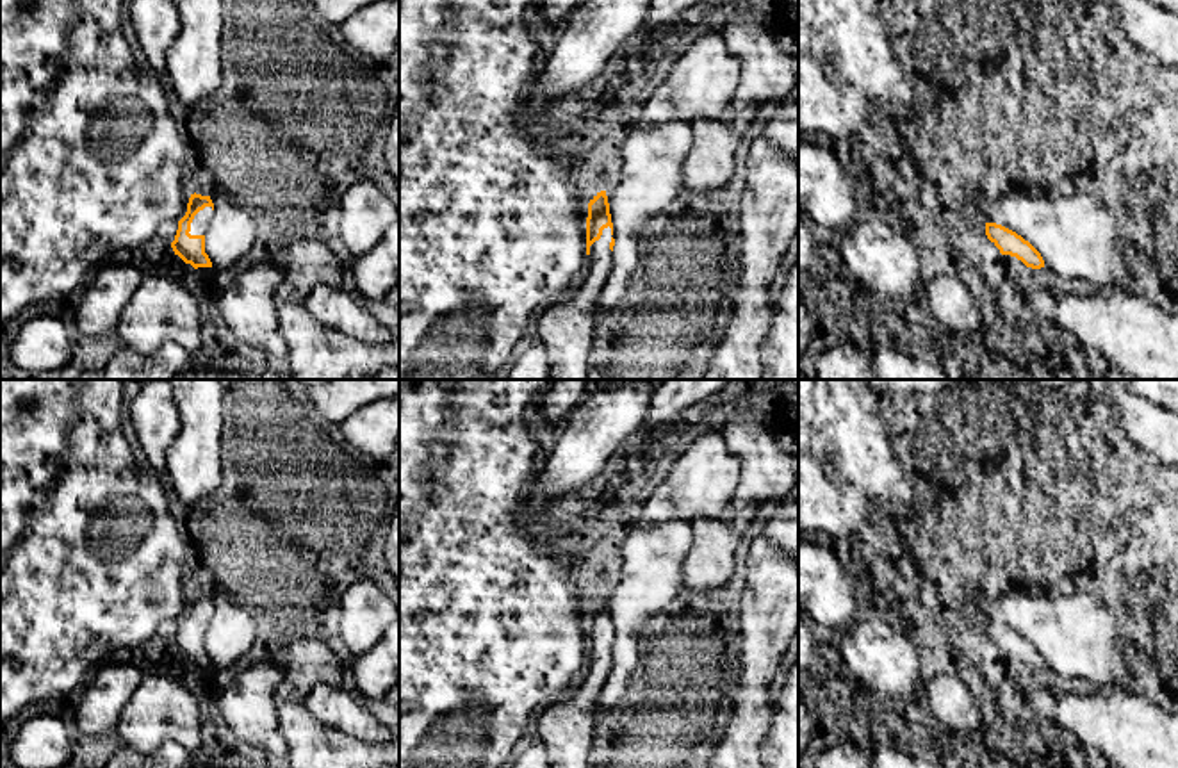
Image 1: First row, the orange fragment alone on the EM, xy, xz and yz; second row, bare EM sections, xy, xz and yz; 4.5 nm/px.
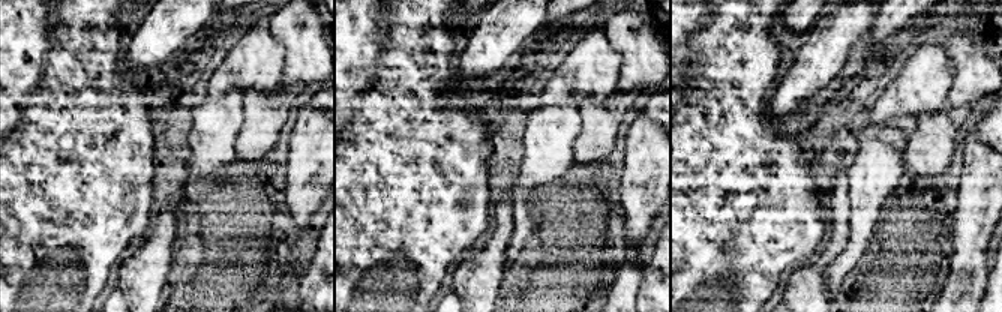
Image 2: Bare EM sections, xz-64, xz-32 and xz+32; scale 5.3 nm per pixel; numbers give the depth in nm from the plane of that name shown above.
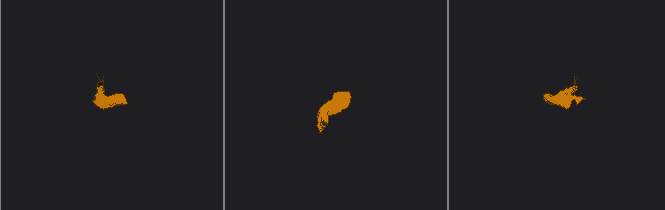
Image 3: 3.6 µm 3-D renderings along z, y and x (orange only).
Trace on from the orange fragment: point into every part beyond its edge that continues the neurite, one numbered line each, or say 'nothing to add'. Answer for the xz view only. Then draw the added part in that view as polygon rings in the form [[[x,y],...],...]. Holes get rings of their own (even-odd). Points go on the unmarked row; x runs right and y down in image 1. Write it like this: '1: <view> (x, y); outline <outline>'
1: xz (565, 729); outline [[[604,627],[590,645],[579,681],[538,716],[536,741],[545,750],[549,768],[588,768],[595,736],[593,707],[613,665],[611,636],[611,627]]]

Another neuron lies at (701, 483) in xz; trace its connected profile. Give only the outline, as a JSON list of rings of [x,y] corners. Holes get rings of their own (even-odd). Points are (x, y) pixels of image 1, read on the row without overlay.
[[[706,433],[679,445],[681,454],[659,483],[649,483],[640,526],[667,520],[691,524],[695,519],[724,519],[738,483],[740,460],[729,451],[722,435]]]

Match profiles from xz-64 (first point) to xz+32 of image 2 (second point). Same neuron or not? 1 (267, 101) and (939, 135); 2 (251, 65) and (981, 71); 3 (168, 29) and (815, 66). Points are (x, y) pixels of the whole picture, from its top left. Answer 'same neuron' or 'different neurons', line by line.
1: same neuron
2: different neurons
3: same neuron

